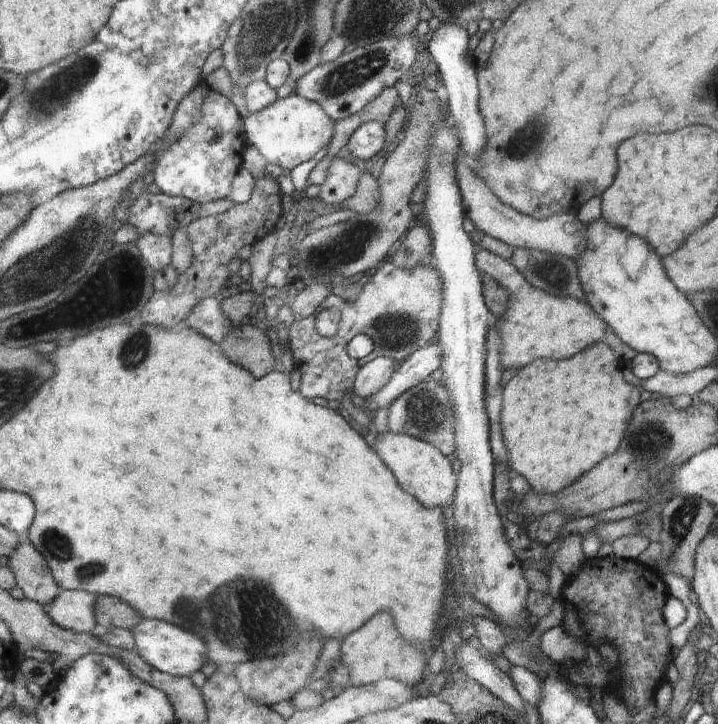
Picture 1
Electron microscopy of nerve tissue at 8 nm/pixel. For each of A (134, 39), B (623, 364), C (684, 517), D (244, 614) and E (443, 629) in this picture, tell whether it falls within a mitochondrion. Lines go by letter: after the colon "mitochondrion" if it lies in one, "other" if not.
A: other
B: other
C: mitochondrion
D: mitochondrion
E: other

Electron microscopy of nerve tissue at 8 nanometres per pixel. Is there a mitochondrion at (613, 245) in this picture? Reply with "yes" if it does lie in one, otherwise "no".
no

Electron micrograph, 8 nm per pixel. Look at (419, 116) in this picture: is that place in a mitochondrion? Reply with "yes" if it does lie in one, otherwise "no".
no

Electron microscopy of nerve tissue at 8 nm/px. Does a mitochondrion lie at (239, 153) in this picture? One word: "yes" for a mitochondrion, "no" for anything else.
no

